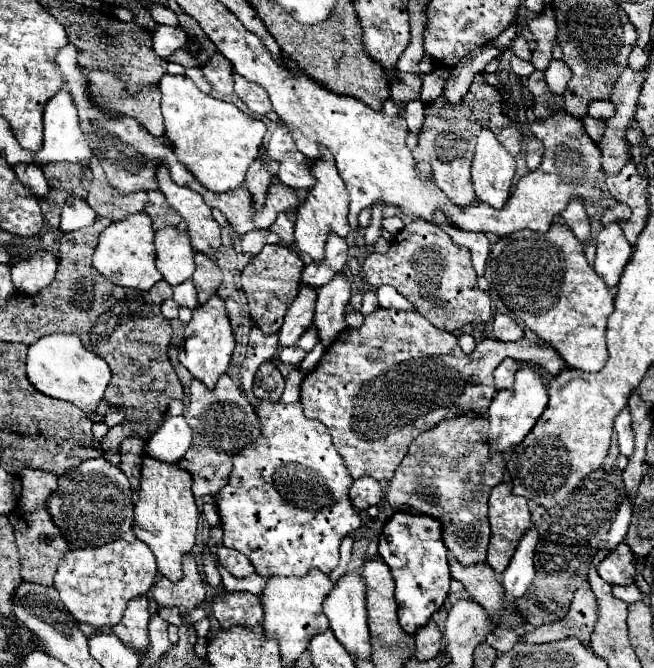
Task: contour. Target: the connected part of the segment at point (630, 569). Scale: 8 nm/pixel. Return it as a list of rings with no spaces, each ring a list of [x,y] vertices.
[[[620,543],[600,565],[598,573],[604,581],[612,585],[628,585],[634,581],[636,573],[636,557],[632,555],[626,543]]]

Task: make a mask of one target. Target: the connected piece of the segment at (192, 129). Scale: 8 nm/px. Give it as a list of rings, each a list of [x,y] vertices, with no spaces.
[[[164,75],[160,79],[162,91],[162,115],[166,125],[166,139],[172,143],[174,153],[190,173],[214,193],[236,189],[244,183],[250,163],[258,157],[266,125],[242,113],[234,103],[216,99],[202,93],[184,75]]]

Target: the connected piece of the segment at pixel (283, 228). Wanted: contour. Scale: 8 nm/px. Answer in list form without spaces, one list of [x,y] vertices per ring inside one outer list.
[[[280,213],[280,215],[276,217],[276,221],[272,223],[270,231],[276,233],[276,235],[280,235],[286,245],[292,245],[292,243],[294,243],[294,225],[292,225],[292,221],[286,217],[286,213]]]

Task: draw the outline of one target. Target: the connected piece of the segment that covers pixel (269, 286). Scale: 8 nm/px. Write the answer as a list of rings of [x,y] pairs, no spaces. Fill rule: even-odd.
[[[266,245],[242,271],[242,289],[248,297],[250,315],[254,323],[264,333],[278,333],[282,327],[282,319],[286,309],[298,295],[300,287],[300,273],[302,273],[302,259],[296,251],[284,245]]]

